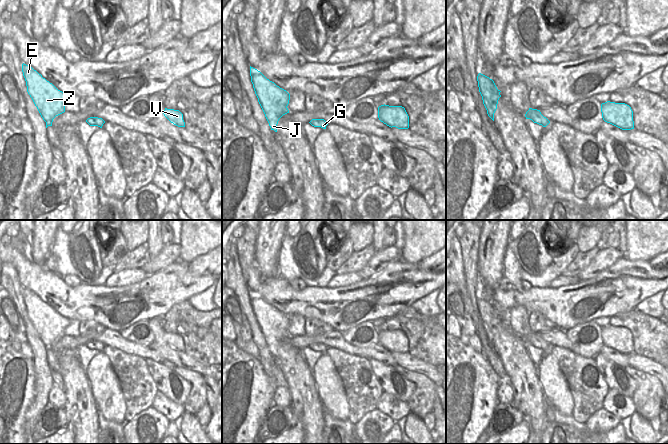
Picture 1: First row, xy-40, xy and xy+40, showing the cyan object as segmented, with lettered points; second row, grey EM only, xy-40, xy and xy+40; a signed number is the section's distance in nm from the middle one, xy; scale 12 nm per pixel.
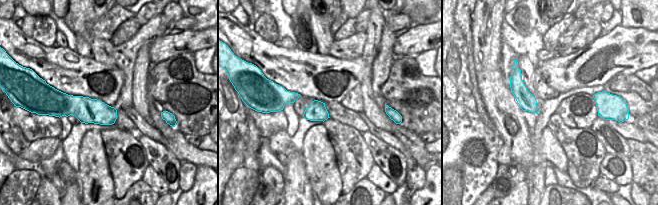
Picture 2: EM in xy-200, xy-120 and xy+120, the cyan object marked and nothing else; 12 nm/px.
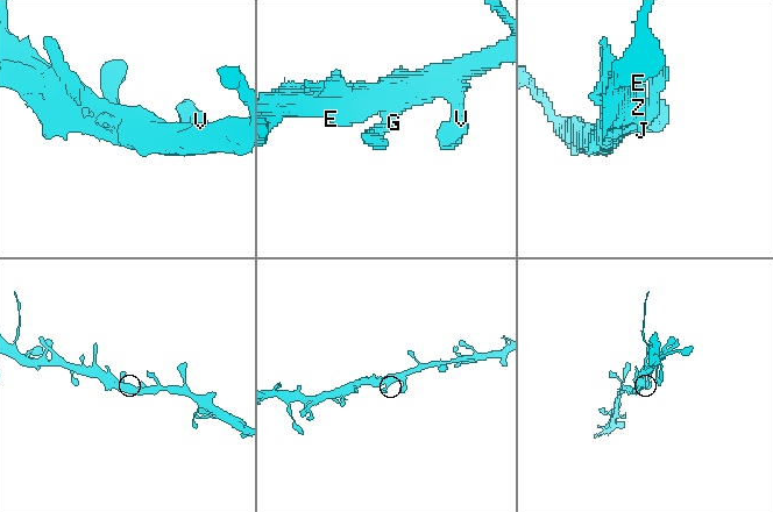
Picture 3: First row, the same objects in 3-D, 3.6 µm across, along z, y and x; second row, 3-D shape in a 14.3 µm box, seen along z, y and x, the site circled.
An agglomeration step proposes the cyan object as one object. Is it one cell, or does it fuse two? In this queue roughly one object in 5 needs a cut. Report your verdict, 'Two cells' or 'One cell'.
One cell

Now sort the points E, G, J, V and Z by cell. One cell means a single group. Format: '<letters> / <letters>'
E G J V Z

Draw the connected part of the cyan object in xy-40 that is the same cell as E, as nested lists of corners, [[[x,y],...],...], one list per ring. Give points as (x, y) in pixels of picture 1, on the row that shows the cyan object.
[[[24,63],[22,72],[27,92],[46,122],[46,128],[52,126],[53,119],[65,112],[65,105],[70,100],[70,96],[58,90],[36,70]]]

